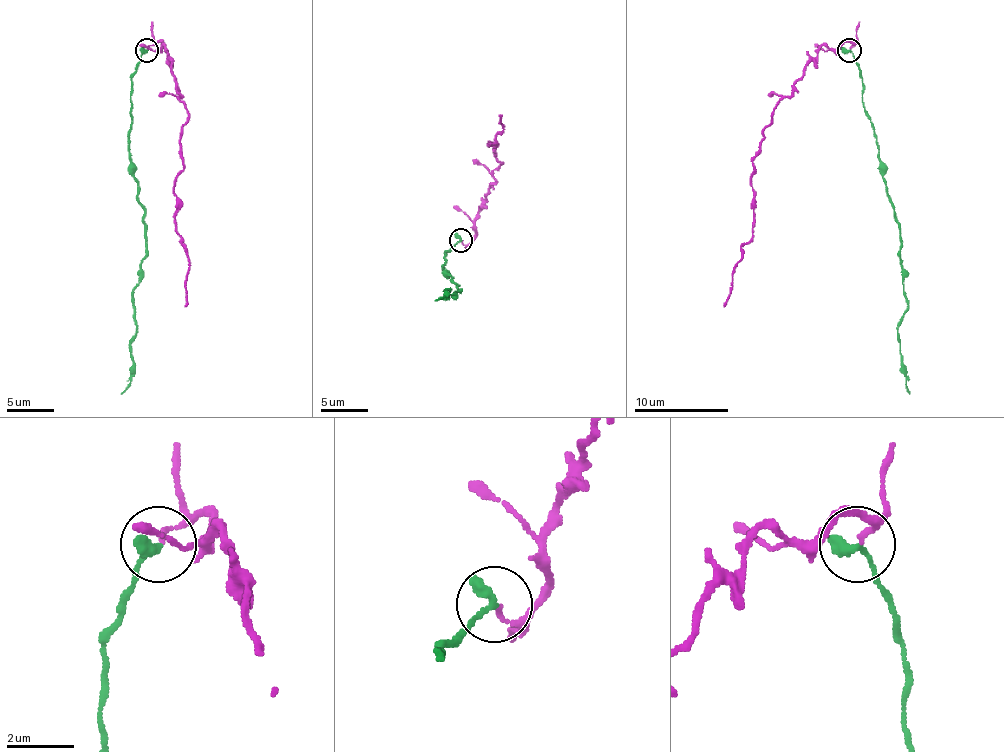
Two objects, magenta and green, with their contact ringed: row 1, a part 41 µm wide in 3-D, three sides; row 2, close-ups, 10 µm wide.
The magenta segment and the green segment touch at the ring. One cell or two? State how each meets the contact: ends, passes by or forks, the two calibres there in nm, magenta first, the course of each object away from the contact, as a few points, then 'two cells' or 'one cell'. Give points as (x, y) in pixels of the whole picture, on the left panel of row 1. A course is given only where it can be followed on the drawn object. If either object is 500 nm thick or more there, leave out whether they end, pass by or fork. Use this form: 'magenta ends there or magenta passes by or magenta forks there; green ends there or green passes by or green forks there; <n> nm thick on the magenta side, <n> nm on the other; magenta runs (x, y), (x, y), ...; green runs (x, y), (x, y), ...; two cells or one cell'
magenta ends there; green ends there; 140 nm thick on the magenta side, 360 nm on the other; magenta runs (146, 49), (165, 47), (189, 115), (179, 141), (184, 170), (174, 182), (174, 226), (189, 259), (184, 307); green runs (146, 49), (132, 78), (130, 139), (146, 231), (132, 293), (130, 385), (120, 394); two cells

